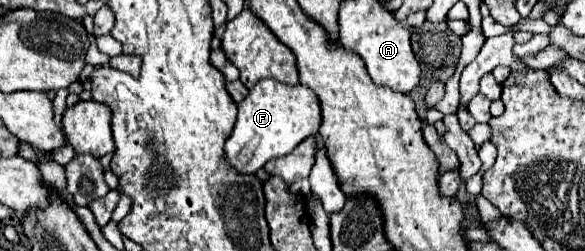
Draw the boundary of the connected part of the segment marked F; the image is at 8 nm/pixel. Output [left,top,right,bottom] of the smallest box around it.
[226,80,322,174]

